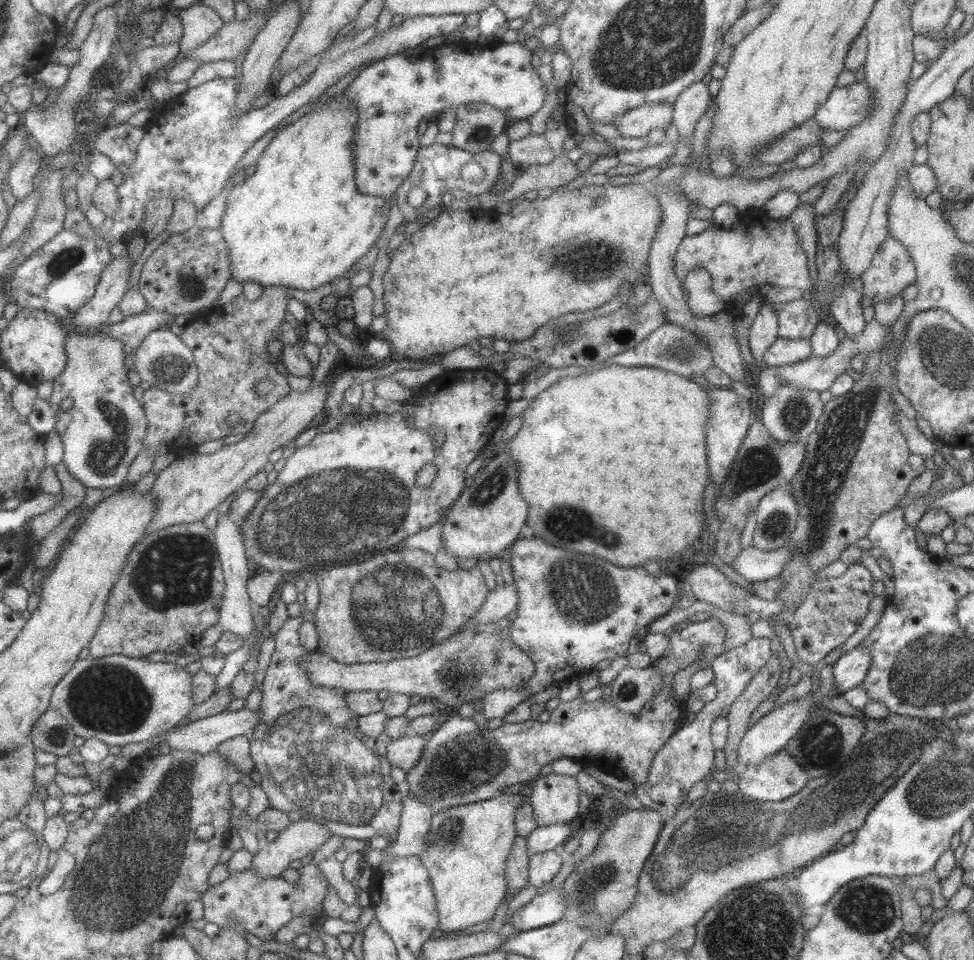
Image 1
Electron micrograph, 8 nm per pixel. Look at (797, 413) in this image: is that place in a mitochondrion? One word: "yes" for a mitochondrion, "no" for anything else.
yes

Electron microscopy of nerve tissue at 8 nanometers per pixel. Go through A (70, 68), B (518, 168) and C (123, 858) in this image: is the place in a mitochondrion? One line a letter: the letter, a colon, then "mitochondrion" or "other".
A: other
B: other
C: mitochondrion

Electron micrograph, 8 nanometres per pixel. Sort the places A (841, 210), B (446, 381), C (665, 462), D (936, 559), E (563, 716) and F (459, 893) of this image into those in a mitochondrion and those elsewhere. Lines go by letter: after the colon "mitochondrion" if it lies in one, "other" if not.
A: other
B: other
C: other
D: other
E: other
F: other

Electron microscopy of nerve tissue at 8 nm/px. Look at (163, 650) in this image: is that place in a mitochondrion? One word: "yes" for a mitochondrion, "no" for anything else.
no

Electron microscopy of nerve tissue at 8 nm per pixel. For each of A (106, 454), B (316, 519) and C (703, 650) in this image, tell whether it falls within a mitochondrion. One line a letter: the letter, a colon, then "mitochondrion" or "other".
A: mitochondrion
B: mitochondrion
C: mitochondrion

